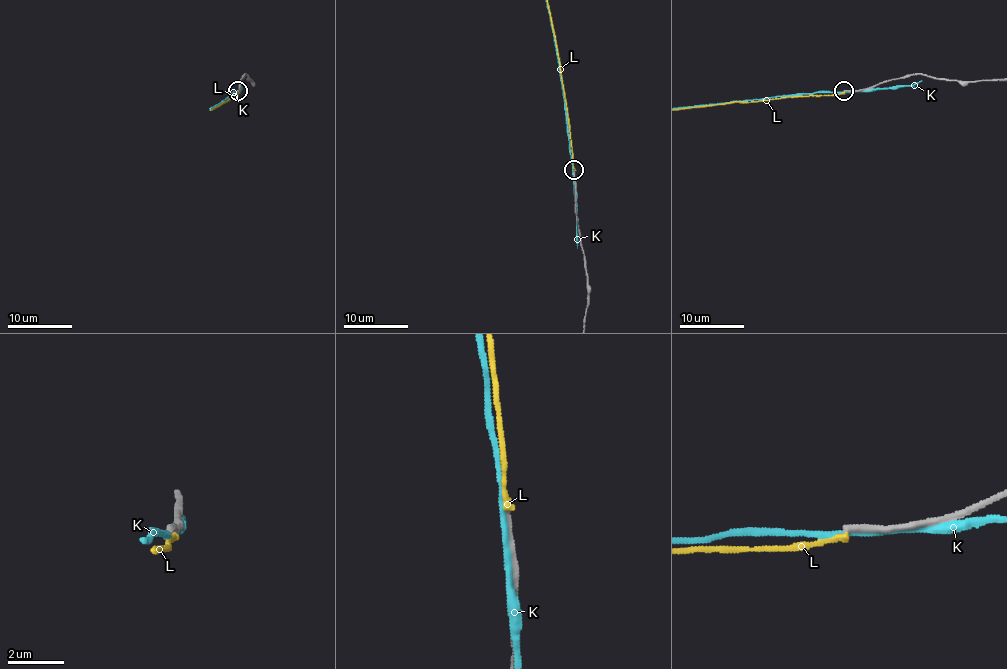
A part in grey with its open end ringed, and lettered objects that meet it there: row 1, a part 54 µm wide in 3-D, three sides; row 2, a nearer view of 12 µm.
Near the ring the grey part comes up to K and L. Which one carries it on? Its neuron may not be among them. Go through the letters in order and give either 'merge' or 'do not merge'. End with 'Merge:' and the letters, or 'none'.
K: do not merge
L: do not merge
Merge: none

